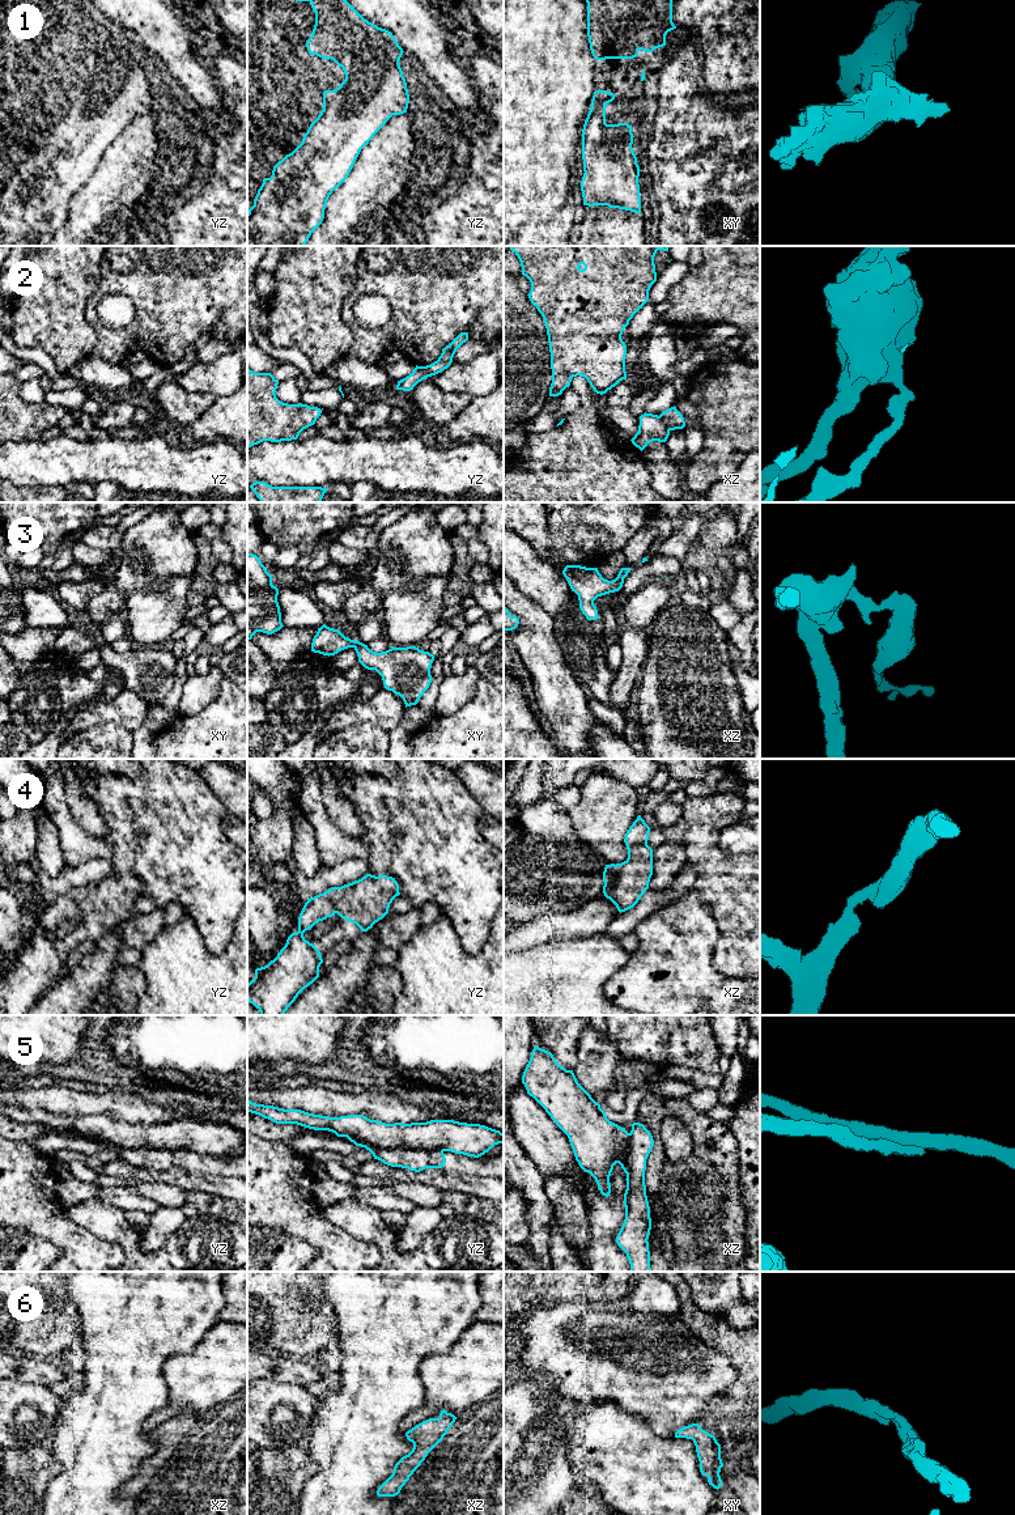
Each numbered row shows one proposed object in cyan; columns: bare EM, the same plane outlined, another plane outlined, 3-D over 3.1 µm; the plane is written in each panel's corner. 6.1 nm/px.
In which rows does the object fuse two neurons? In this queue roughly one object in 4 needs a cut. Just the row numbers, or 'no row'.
2, 5

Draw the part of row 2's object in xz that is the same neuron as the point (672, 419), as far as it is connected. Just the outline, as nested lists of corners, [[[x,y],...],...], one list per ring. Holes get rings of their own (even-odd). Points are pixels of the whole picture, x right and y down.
[[[671,407],[659,415],[663,424],[670,429],[683,429],[685,427],[685,421],[683,415],[676,409],[676,407]]]

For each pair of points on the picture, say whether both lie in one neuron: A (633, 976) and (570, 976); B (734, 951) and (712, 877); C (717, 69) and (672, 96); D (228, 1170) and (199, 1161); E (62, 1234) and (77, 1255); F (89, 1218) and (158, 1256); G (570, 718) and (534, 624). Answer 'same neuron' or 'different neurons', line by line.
A: different neurons
B: same neuron
C: different neurons
D: same neuron
E: same neuron
F: same neuron
G: same neuron

